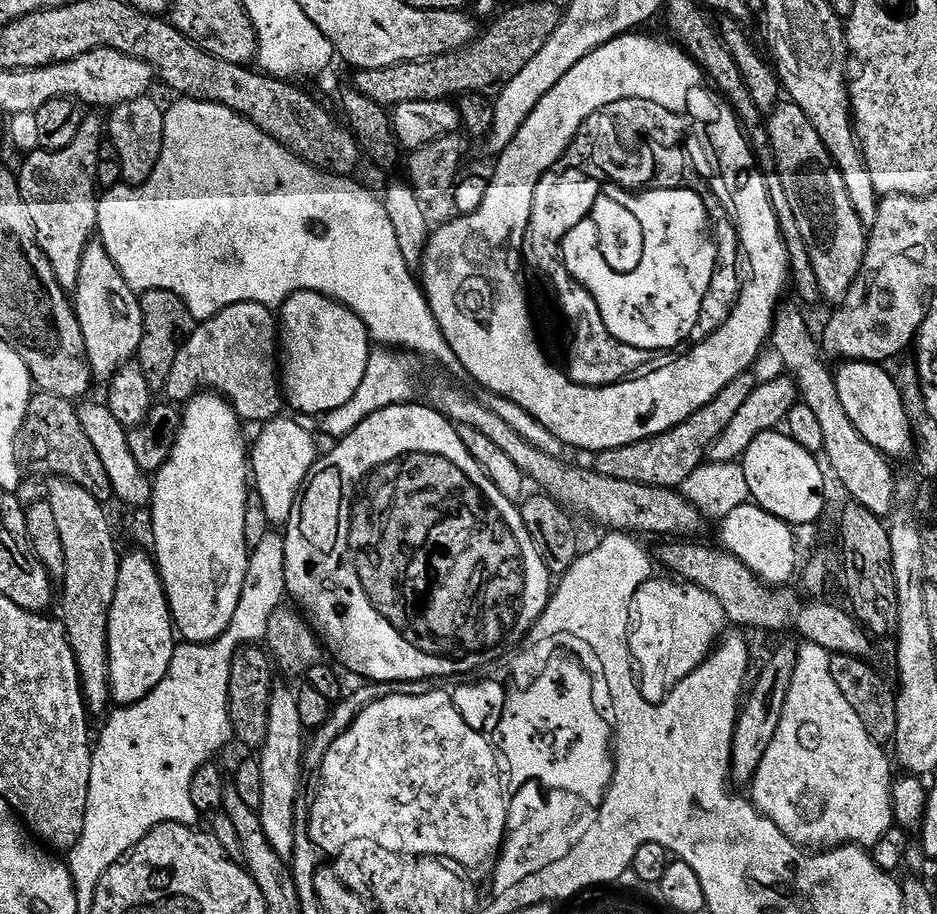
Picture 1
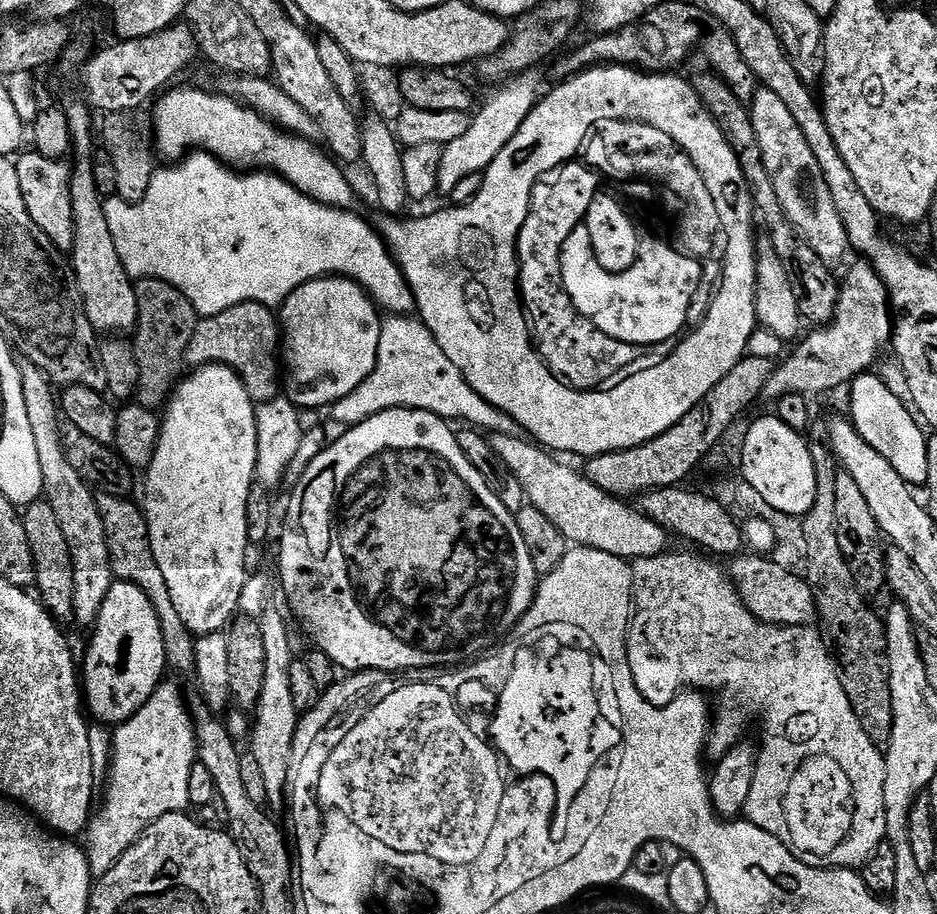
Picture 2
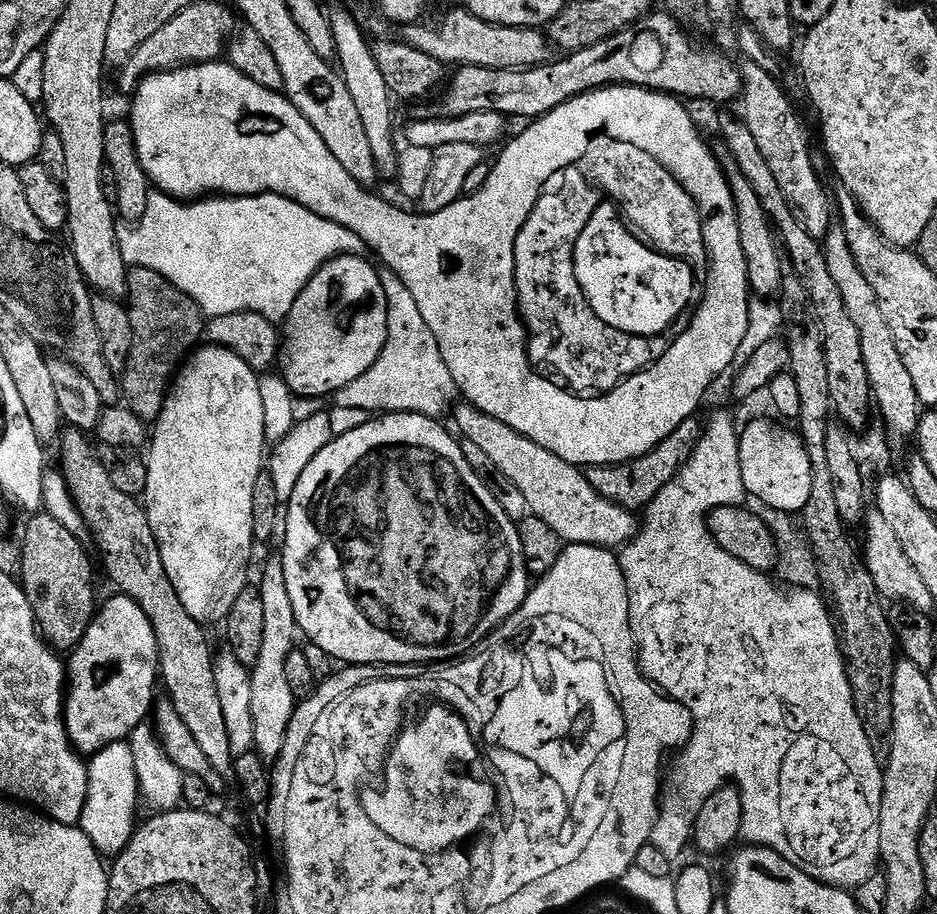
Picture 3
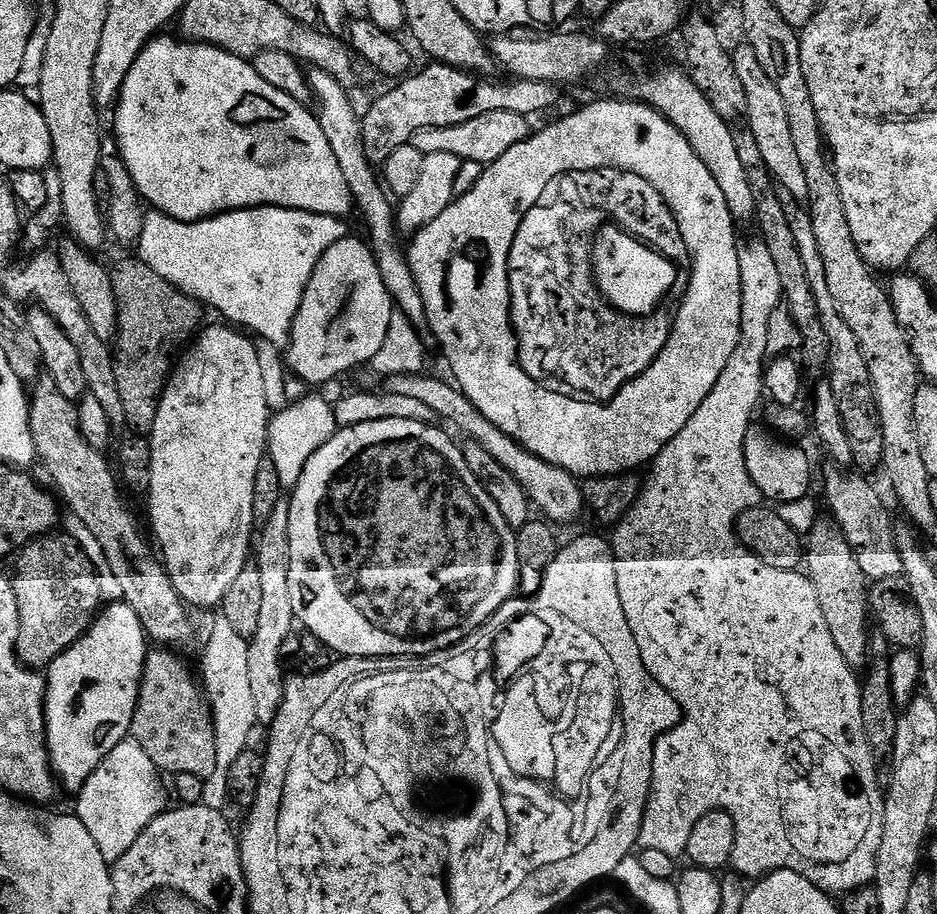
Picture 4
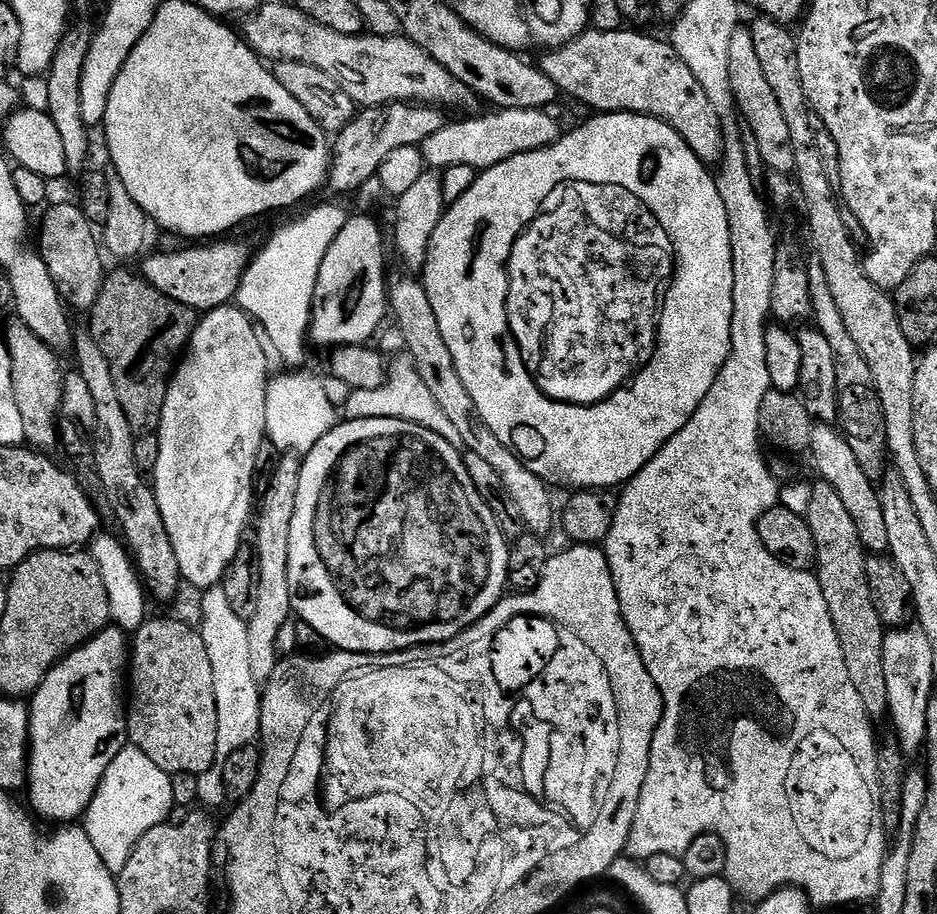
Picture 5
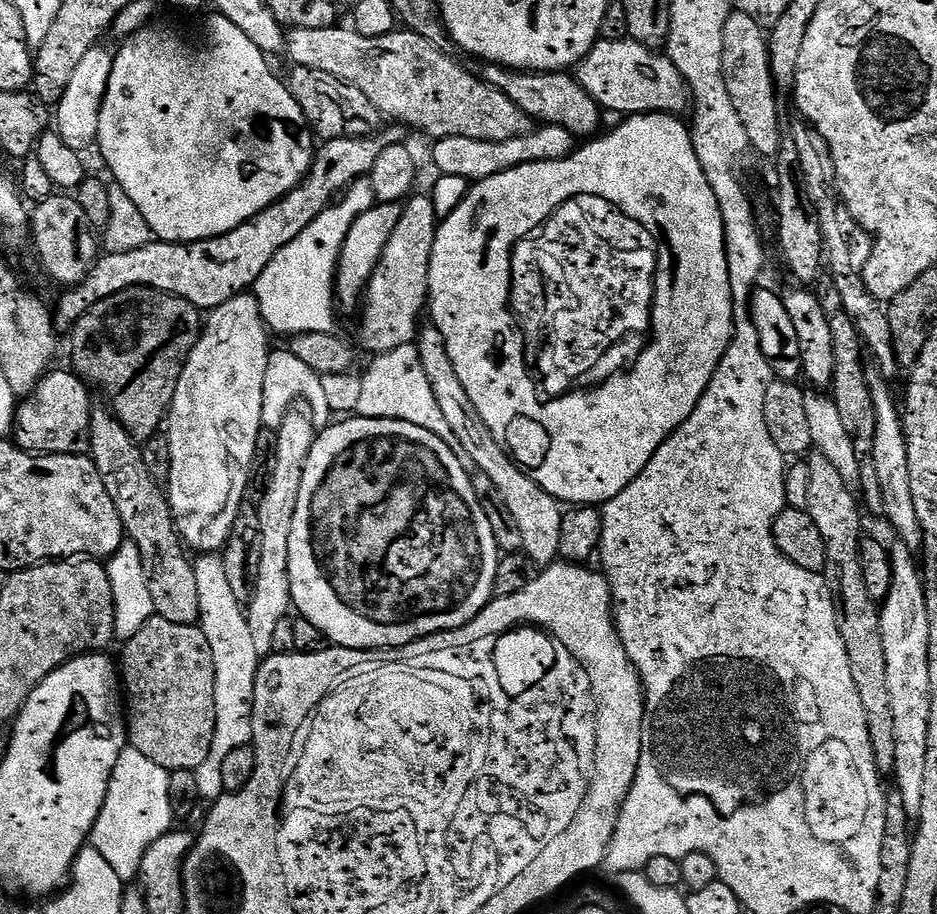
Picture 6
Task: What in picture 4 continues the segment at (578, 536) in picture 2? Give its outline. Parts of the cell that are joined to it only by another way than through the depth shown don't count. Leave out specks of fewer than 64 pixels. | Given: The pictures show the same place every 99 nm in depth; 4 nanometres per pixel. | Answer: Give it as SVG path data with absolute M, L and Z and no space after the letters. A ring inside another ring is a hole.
M428 375L385 376L382 380L384 384L382 388L384 392L390 394L402 394L402 398L418 398L418 402L430 406L430 410L434 410L434 414L441 421L449 420L458 431L465 432L463 435L467 439L481 444L492 457L498 458L498 466L506 466L506 470L510 470L510 474L518 478L522 490L526 490L528 499L532 501L533 509L545 521L561 526L560 524L572 524L580 515L585 515L584 489L577 477L538 458L533 452L526 451L516 440L502 434L502 430L498 430L498 426L494 426L494 422L490 422L490 418L486 418L486 414L482 414L482 410L478 410L478 406L474 406L474 402L470 402L470 398L466 398L455 383Z

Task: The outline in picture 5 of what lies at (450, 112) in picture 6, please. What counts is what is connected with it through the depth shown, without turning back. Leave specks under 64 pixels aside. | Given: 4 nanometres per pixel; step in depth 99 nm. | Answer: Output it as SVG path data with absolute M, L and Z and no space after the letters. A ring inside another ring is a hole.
M268 2L261 3L260 7L243 22L245 24L242 37L245 43L256 51L257 56L268 62L293 60L306 66L314 66L314 70L322 70L322 74L329 76L357 106L378 108L382 104L411 102L449 110L448 108L472 108L478 104L478 97L462 82L458 82L458 78L454 78L454 74L450 74L446 66L434 62L430 54L426 54L413 40L403 34L398 36L338 34L338 30L330 30L326 26L315 24L299 6L292 5L291 8L288 4L268 4Z

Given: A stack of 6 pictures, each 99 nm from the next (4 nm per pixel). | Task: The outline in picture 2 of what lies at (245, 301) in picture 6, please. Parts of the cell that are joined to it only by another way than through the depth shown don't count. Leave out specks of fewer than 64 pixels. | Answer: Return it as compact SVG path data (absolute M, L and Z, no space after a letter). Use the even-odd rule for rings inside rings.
M203 364L200 368L189 371L177 384L171 400L163 409L158 446L154 450L154 458L150 462L150 466L146 469L148 481L144 484L145 496L144 500L142 499L142 511L148 520L154 562L158 562L158 567L162 569L162 578L166 578L166 590L170 590L170 598L178 610L178 615L182 617L182 622L186 622L188 629L197 637L209 636L212 632L227 629L230 621L237 615L240 606L242 586L250 575L249 569L244 569L244 563L247 562L248 551L250 551L248 535L246 534L246 498L256 480L257 454L256 404L250 398L239 374L225 364Z

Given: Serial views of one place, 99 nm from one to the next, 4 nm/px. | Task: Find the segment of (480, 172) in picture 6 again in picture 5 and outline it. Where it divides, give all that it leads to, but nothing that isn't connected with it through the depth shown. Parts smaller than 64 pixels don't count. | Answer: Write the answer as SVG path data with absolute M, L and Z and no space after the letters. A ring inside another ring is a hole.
M502 108L492 110L489 116L478 116L474 120L464 120L461 124L445 122L442 130L430 134L426 142L419 146L424 155L424 163L432 170L445 170L454 166L470 166L477 170L493 168L518 154L548 148L562 135L562 127L552 117L551 111L535 108Z

